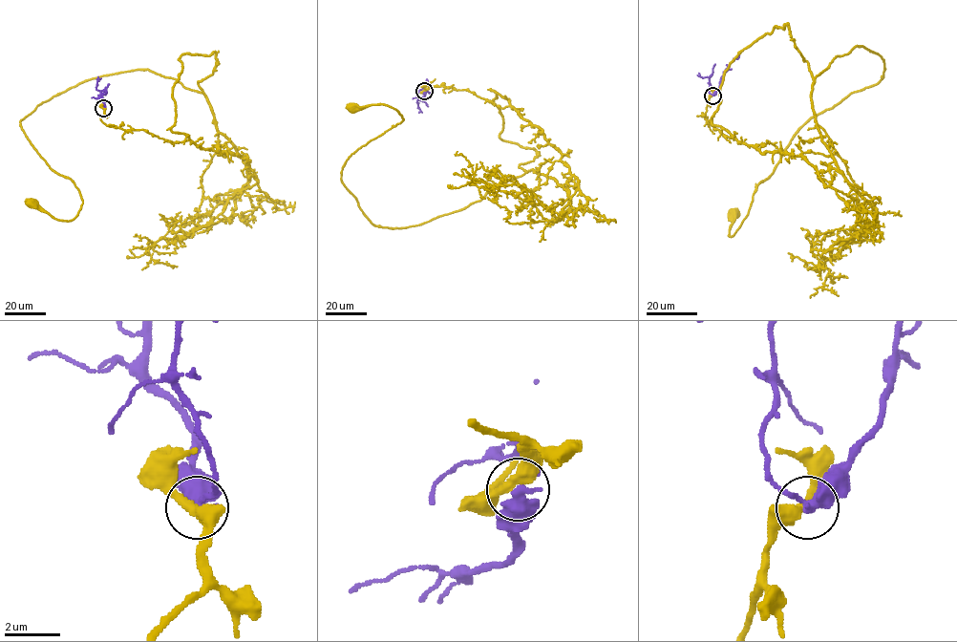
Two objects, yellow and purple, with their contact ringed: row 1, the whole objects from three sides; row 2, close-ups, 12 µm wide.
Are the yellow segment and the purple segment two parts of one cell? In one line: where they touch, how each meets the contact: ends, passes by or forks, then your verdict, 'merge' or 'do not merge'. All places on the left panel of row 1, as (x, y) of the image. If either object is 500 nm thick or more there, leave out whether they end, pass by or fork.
at (103, 108); yellow passes by; purple passes by; do not merge

